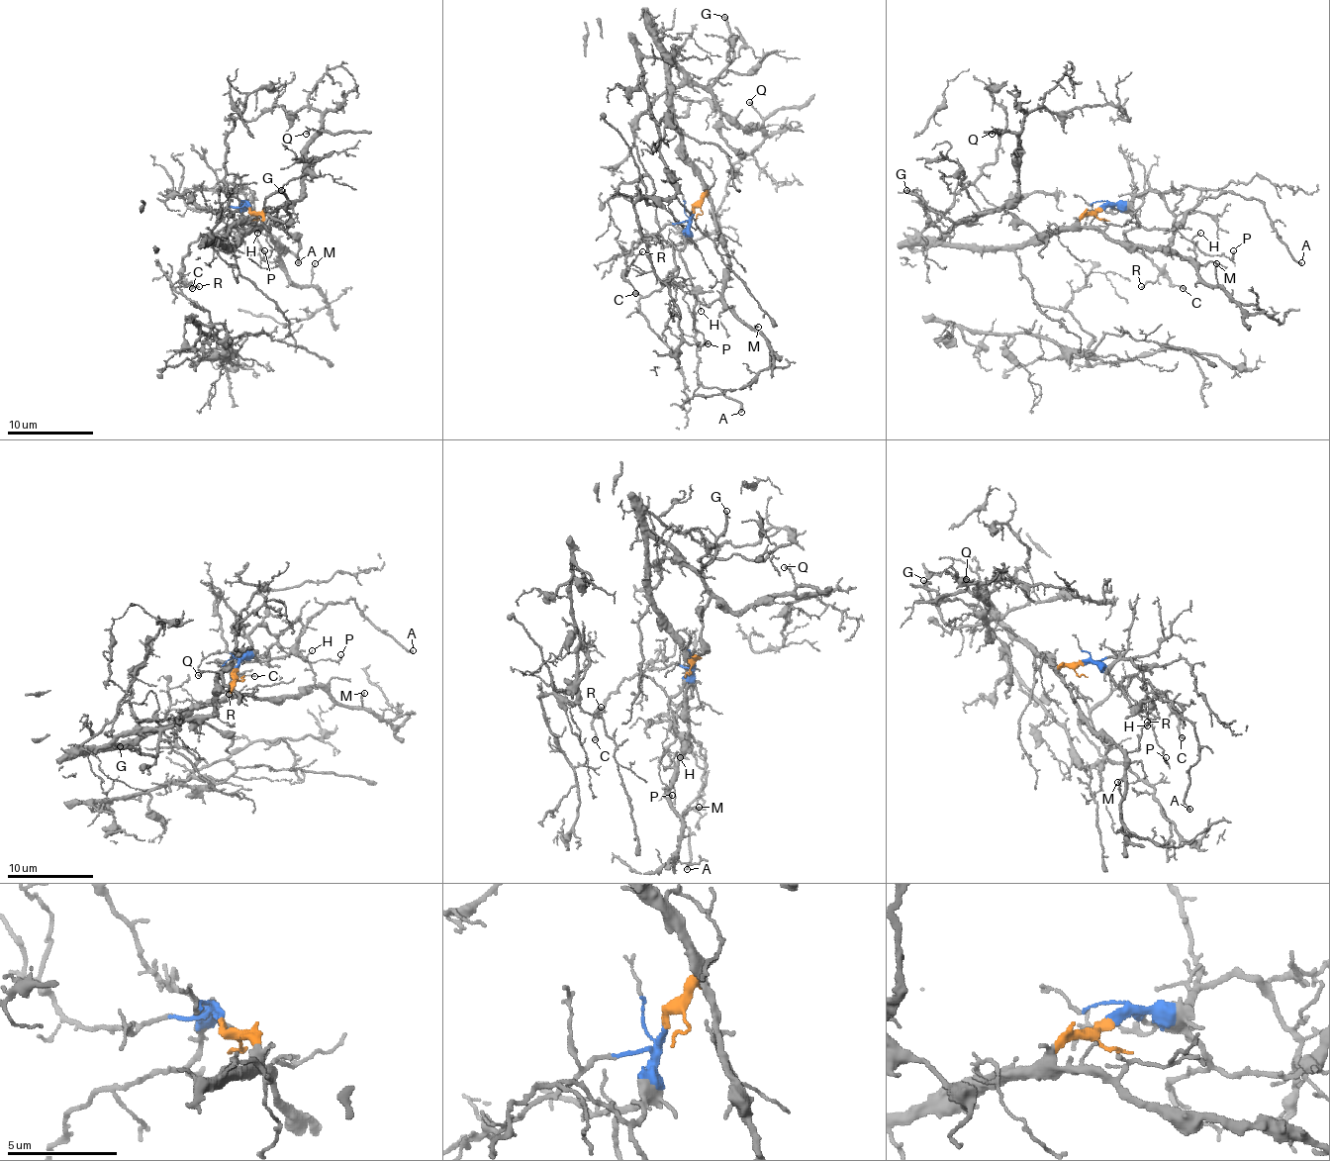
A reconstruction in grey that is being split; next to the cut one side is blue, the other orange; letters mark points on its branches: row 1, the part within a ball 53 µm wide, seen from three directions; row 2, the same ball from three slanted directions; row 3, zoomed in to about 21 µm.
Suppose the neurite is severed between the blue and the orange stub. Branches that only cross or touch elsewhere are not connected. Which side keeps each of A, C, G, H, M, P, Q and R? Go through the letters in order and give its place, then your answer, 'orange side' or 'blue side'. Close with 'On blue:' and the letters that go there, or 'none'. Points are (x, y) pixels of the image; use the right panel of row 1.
A: (1301, 262) | blue side
C: (1183, 288) | blue side
G: (906, 190) | orange side
H: (1200, 233) | orange side
M: (1216, 263) | orange side
P: (1233, 250) | blue side
Q: (992, 134) | orange side
R: (1141, 286) | blue side
On blue: A, C, P, R

